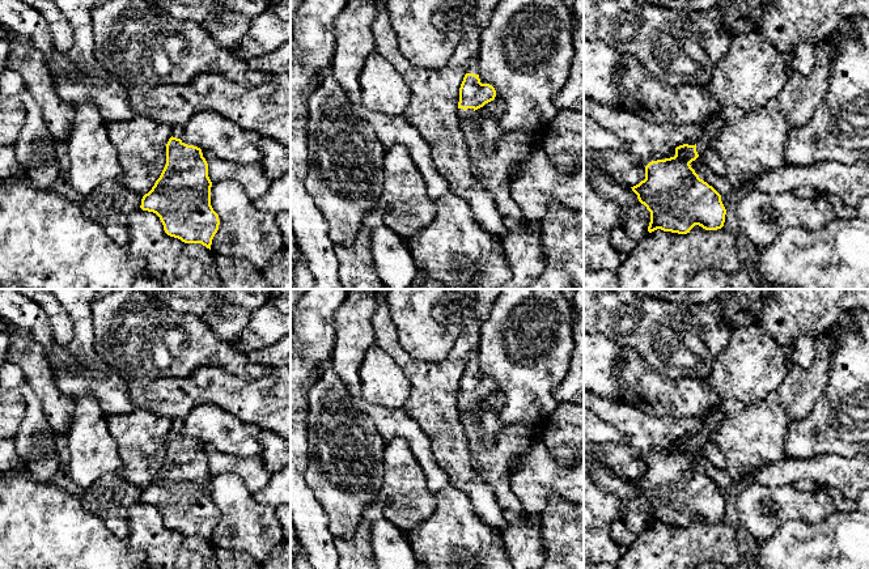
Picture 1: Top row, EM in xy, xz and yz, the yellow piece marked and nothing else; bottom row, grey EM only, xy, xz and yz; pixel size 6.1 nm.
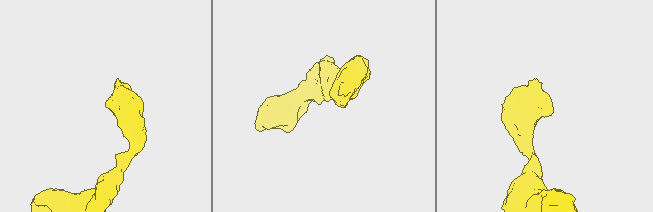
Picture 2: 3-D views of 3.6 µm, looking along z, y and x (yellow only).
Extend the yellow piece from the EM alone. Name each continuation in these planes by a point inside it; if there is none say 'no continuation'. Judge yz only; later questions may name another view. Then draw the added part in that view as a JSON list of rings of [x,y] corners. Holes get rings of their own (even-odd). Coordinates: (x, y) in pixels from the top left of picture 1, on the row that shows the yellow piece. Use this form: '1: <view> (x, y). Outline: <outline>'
1: yz (713, 126). Outline: [[[712,114],[711,119],[705,122],[700,139],[696,141],[696,152],[699,156],[708,149],[709,143],[721,132],[724,126],[725,119]]]

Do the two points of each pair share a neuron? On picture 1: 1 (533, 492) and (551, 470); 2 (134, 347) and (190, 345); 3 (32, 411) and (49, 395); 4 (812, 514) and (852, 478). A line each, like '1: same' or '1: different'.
1: same
2: same
3: different
4: different

